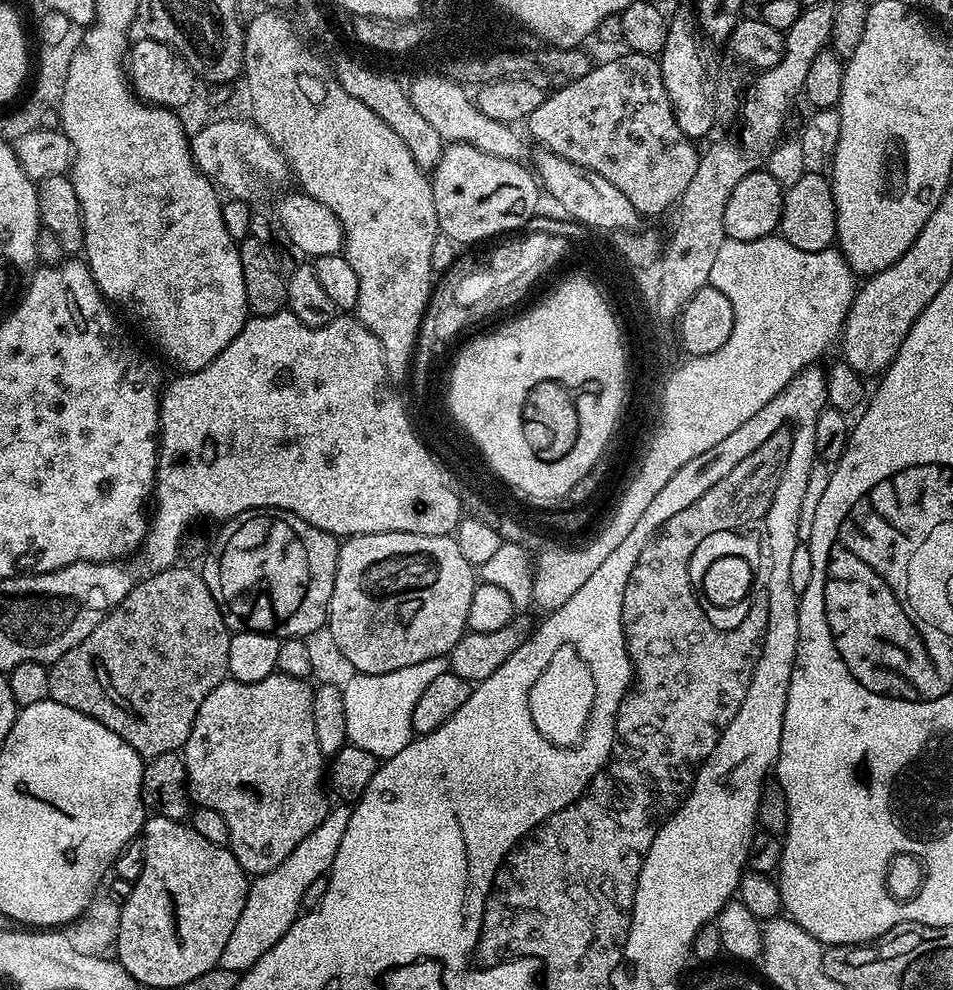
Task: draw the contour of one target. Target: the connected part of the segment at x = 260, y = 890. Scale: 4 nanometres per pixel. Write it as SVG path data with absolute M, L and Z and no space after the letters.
M329 807L326 818L322 818L322 822L314 826L314 830L310 830L310 834L306 834L306 838L302 838L302 842L298 842L294 850L290 850L290 858L286 858L286 862L274 866L274 870L263 872L249 883L246 906L242 906L242 915L238 917L238 926L234 926L233 932L230 933L230 939L226 942L226 950L222 950L219 967L237 974L244 973L250 966L254 966L254 962L258 962L258 958L262 958L262 954L266 954L273 948L278 938L286 934L286 930L290 930L290 926L301 915L303 895L309 889L310 884L332 871L334 854L338 854L338 846L342 846L342 834L346 834L346 826L350 826L350 814L352 813L351 807L340 807L344 808Z

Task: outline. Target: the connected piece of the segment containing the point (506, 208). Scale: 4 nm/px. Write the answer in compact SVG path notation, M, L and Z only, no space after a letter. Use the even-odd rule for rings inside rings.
M449 143L430 176L440 232L465 246L525 227L537 215L542 188L524 166L519 160L498 158L469 144Z

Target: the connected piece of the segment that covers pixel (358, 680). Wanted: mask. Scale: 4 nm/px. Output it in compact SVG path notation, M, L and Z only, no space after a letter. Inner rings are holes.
M448 656L438 658L426 658L426 662L418 662L414 666L402 666L402 670L390 670L390 674L366 674L356 672L348 681L343 681L344 701L346 702L346 734L348 743L374 754L378 758L387 758L398 754L400 748L406 747L408 741L413 739L412 715L418 698L438 678L438 674L446 674L450 671L450 660Z

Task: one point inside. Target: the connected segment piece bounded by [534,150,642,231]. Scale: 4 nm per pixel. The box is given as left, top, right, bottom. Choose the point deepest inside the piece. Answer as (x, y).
(589, 199)

